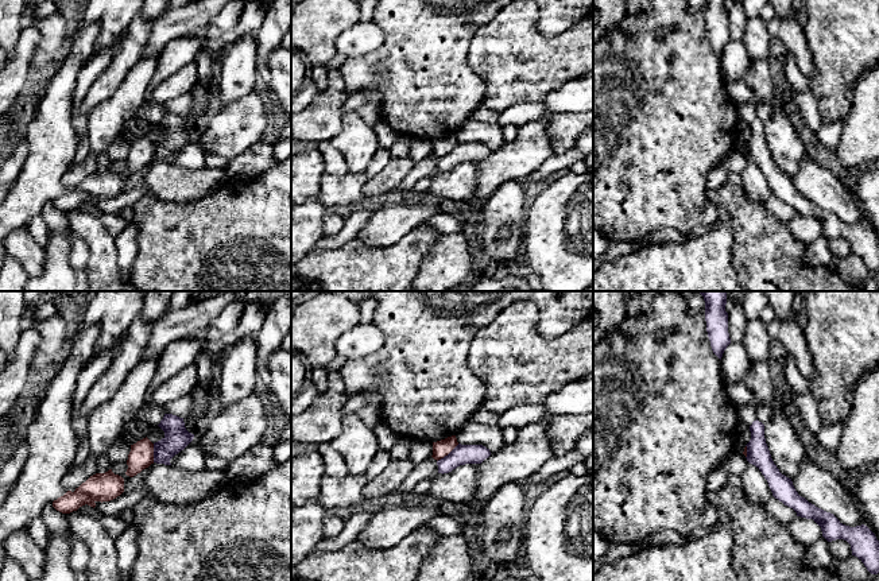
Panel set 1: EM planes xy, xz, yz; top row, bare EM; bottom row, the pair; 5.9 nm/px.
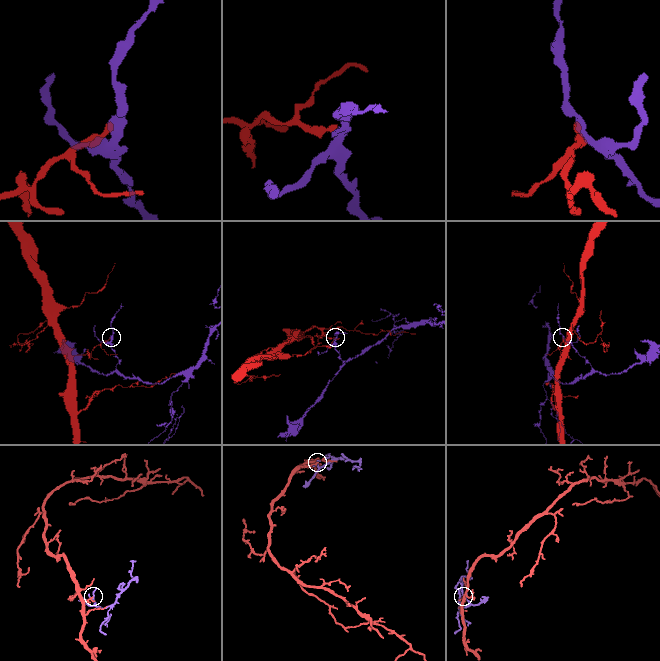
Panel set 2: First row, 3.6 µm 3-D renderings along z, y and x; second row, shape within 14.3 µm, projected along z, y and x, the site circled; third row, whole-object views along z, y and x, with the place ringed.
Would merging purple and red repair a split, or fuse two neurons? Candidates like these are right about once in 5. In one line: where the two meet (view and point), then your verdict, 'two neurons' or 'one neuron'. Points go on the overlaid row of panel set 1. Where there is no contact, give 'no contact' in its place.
xz (449, 453) | two neurons

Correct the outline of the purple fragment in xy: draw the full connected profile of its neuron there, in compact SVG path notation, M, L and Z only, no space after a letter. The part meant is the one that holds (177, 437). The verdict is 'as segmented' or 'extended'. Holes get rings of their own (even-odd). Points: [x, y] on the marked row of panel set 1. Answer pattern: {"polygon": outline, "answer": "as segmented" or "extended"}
{"polygon": "M164 414L158 426L164 437L154 444L154 462L171 465L170 460L193 441L194 434L186 430L183 418L173 414Z", "answer": "as segmented"}

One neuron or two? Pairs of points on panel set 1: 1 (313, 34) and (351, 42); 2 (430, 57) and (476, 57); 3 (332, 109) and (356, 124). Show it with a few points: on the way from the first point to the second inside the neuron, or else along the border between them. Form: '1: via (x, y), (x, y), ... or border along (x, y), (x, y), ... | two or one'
1: border along (359, 20), (341, 33), (336, 41), (336, 50) | two
2: border along (477, 27), (467, 61), (484, 84) | two
3: border along (345, 112), (341, 128), (328, 140) | two

